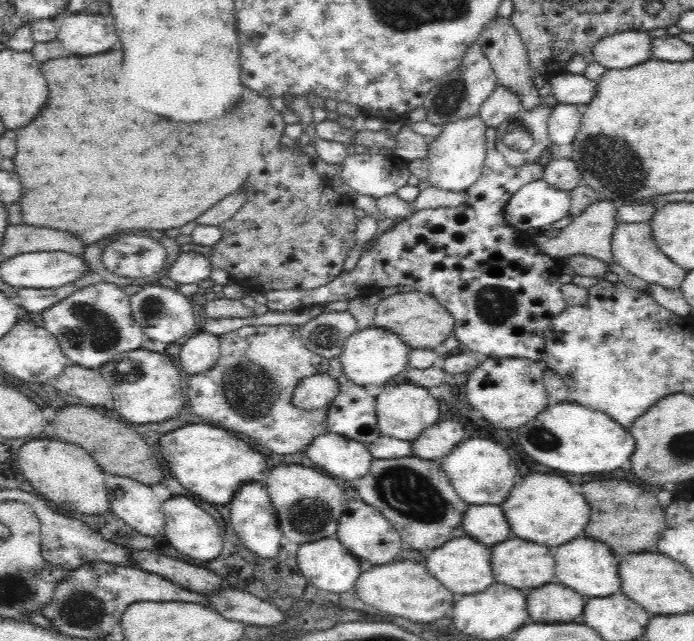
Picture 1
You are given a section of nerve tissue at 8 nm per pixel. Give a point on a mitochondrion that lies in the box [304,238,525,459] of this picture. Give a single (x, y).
(325, 336)

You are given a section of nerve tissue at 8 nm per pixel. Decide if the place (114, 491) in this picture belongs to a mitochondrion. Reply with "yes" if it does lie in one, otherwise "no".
no

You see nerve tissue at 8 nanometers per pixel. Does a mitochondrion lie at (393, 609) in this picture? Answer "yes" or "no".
no

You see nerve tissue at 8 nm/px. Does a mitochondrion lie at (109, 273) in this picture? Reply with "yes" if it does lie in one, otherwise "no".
no

